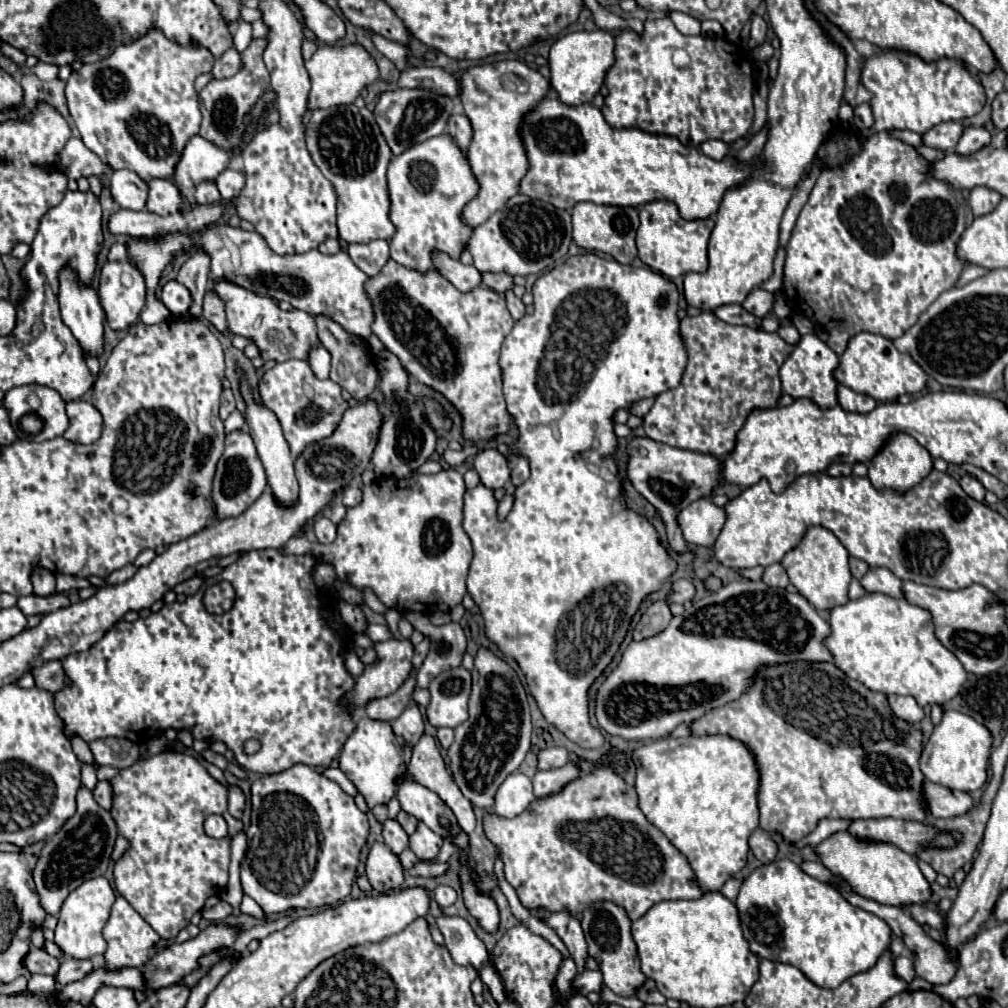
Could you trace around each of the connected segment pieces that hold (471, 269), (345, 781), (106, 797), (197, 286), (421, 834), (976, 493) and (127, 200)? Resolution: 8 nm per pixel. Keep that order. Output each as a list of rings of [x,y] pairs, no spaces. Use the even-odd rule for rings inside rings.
[[[433,254],[433,262],[441,276],[445,276],[461,292],[471,292],[483,282],[481,272],[475,266],[465,266],[459,260],[449,258],[447,254]]]
[[[327,768],[325,772],[323,772],[329,780],[333,780],[333,782],[337,782],[349,796],[357,796],[359,792],[357,792],[357,788],[355,788],[355,784],[339,770],[339,768]]]
[[[97,782],[97,788],[93,790],[93,796],[95,796],[95,802],[105,808],[105,810],[111,810],[111,790],[109,790],[109,782]]]
[[[197,250],[181,266],[175,280],[185,284],[193,296],[193,306],[191,306],[187,318],[199,318],[201,316],[201,298],[203,298],[205,290],[209,288],[209,256],[201,254],[201,250]]]
[[[419,822],[417,832],[413,836],[409,836],[409,848],[423,862],[435,860],[441,844],[443,844],[443,838],[439,834],[435,834],[431,828],[427,828],[423,822]]]
[[[965,474],[965,476],[959,480],[959,484],[961,484],[961,488],[965,490],[965,494],[967,494],[967,496],[971,496],[971,498],[973,498],[973,500],[977,500],[977,502],[983,502],[985,488],[981,486],[981,482],[979,482],[977,478],[973,478],[973,476]]]
[[[115,170],[109,178],[109,192],[115,204],[127,210],[145,210],[147,182],[131,170]]]

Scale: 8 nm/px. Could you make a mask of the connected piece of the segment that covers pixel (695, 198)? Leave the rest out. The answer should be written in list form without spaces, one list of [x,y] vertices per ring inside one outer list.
[[[555,96],[545,98],[545,102],[541,102],[537,110],[533,110],[525,118],[521,134],[531,164],[529,174],[525,174],[525,178],[521,180],[521,192],[529,198],[535,198],[537,194],[539,200],[551,202],[553,206],[563,210],[571,210],[579,202],[639,208],[647,202],[669,200],[677,204],[679,214],[685,220],[705,220],[715,216],[727,190],[745,184],[751,178],[753,170],[765,166],[765,158],[753,158],[751,162],[745,162],[733,154],[727,154],[723,160],[713,160],[699,148],[685,146],[673,136],[657,136],[639,128],[617,130],[605,122],[601,110],[593,104],[567,106]]]

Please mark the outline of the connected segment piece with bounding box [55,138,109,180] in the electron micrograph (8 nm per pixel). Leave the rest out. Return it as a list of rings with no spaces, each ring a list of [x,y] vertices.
[[[71,138],[63,150],[59,152],[57,158],[57,168],[73,180],[79,180],[83,176],[99,176],[99,174],[109,174],[109,168],[79,140],[79,138]]]

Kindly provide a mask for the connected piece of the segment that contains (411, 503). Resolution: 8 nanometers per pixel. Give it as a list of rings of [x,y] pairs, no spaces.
[[[445,468],[439,474],[415,474],[409,480],[401,482],[375,480],[363,486],[361,504],[347,510],[347,516],[337,526],[335,542],[329,546],[323,546],[319,542],[309,544],[307,538],[295,536],[283,546],[283,550],[289,550],[289,554],[305,554],[305,550],[313,550],[319,562],[321,558],[323,562],[333,562],[337,578],[351,582],[359,590],[371,588],[387,608],[395,608],[401,614],[449,612],[461,604],[467,592],[465,578],[473,558],[469,536],[463,530],[463,496],[463,476],[453,468]]]

